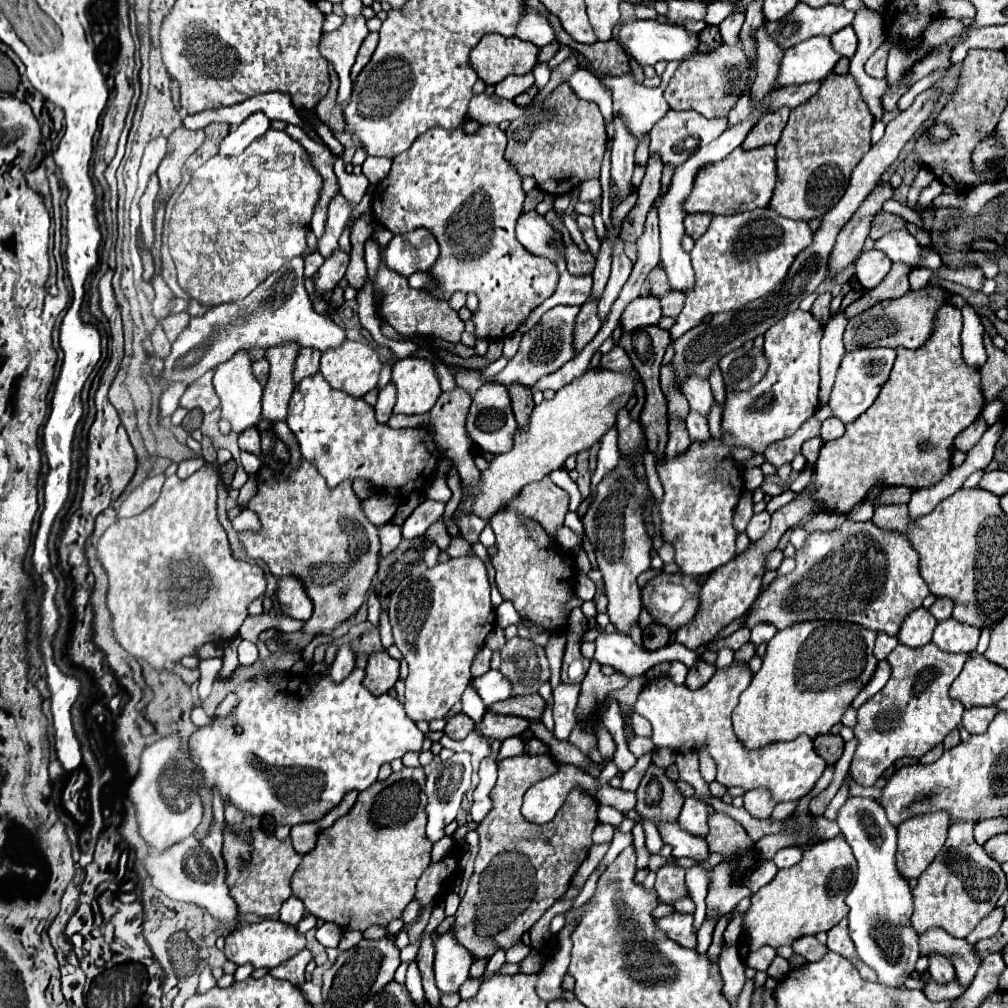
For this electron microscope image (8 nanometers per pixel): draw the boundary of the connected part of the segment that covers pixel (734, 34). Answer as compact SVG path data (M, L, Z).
M733 12L731 16L727 16L727 18L719 24L723 42L725 42L727 46L737 46L737 44L739 44L739 32L741 32L741 26L743 26L743 18L745 18L743 12Z

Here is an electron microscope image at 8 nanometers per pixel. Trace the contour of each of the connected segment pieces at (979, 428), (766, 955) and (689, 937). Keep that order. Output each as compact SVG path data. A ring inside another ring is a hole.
M977 418L969 428L965 428L965 430L955 438L955 448L963 450L963 452L969 452L969 450L981 440L981 436L985 434L985 430L987 430L985 420L983 420L983 418Z
M765 946L765 948L757 950L757 952L751 952L751 954L745 958L745 964L747 964L749 968L755 968L755 970L767 970L773 958L775 958L775 950L769 948L769 946Z
M669 914L661 920L657 920L657 926L677 944L685 948L695 948L697 946L697 934L693 928L693 916L691 914Z

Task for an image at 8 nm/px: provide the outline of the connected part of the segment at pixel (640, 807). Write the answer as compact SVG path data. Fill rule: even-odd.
M651 766L649 772L647 772L647 776L645 776L645 780L643 780L643 784L641 784L641 788L637 790L637 806L635 806L635 810L637 810L637 814L641 818L645 818L645 820L649 820L649 822L653 822L657 826L657 824L661 824L661 820L677 820L677 816L679 816L679 812L683 808L683 800L685 798L679 794L675 782L671 782L663 774L661 768ZM649 778L659 780L661 782L661 788L663 788L661 802L659 804L653 804L653 806L649 806L647 800L645 800L647 798L647 786L645 786L645 782Z

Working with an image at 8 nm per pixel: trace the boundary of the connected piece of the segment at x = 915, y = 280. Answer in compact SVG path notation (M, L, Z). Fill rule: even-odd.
M913 268L911 270L911 286L913 286L913 290L925 288L929 278L931 278L931 270L927 270L927 268Z

